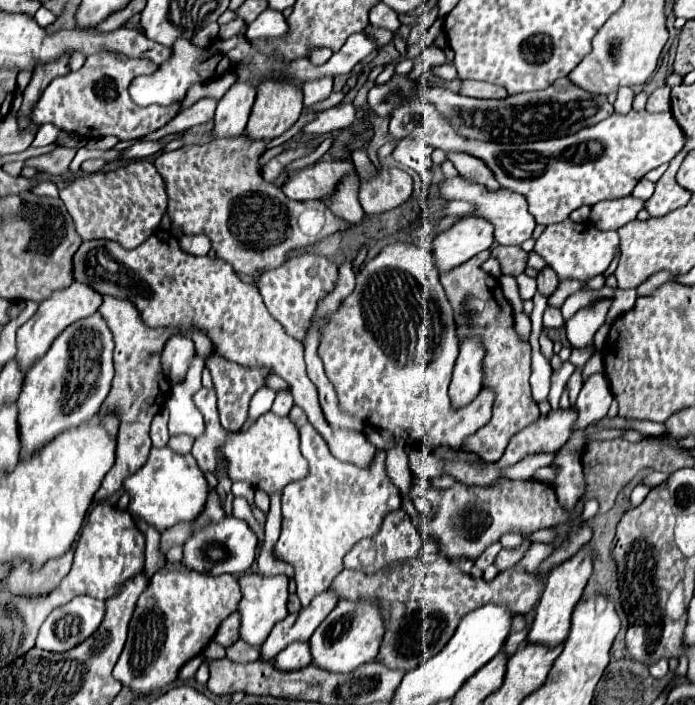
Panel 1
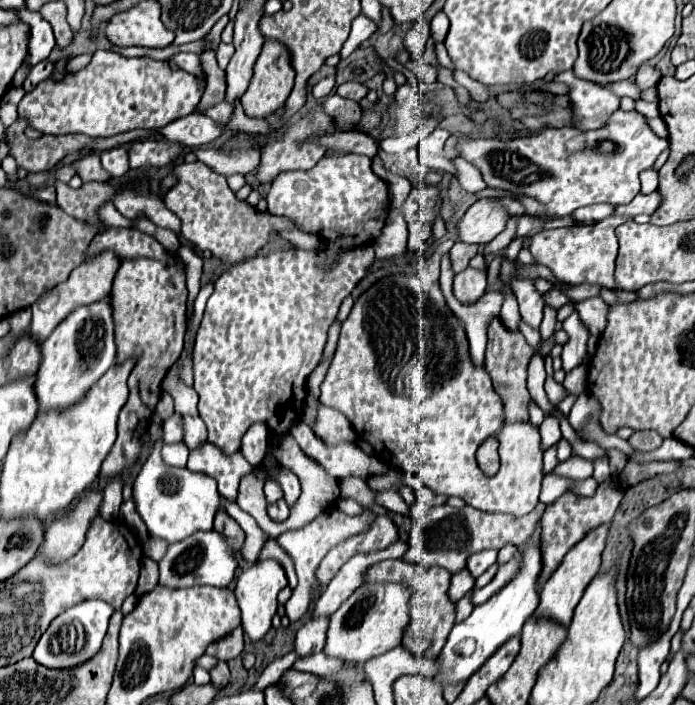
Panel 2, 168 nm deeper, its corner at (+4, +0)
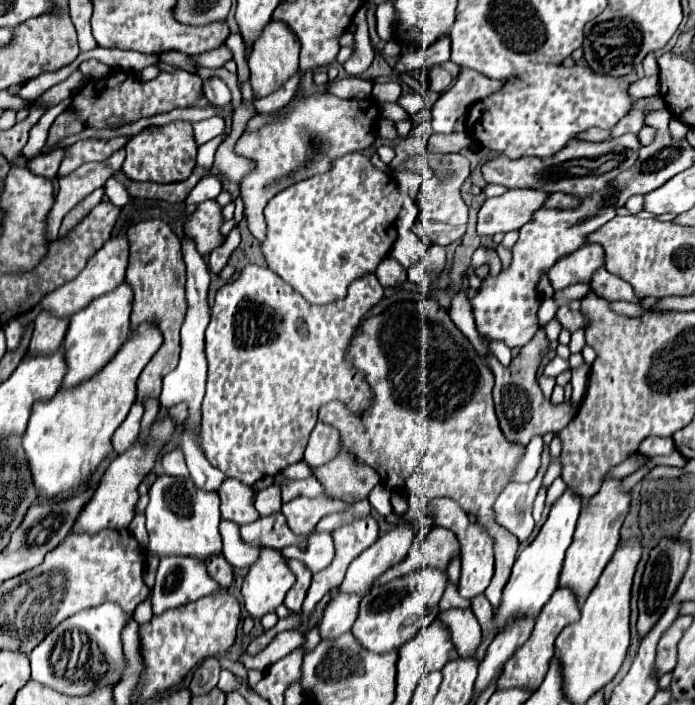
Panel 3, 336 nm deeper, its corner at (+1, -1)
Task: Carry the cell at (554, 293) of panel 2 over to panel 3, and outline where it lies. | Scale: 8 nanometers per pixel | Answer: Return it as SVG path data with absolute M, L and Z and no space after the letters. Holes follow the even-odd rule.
M571 302L571 304L561 306L559 312L557 312L557 320L569 332L575 332L575 330L581 330L581 328L589 326L589 318L583 318L579 302Z

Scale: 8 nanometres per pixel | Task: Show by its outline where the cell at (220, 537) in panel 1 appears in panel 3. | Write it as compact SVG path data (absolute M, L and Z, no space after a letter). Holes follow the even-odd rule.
M177 556L161 558L155 588L151 592L151 608L153 608L153 614L157 616L157 614L163 614L165 610L173 610L187 602L195 602L197 598L203 598L217 590L221 588L217 586L217 582L213 582L213 578L209 578L205 570L205 562L197 562L195 558L177 558Z

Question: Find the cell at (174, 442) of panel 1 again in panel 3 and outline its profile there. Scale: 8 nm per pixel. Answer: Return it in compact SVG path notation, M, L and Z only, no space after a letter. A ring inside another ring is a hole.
M175 448L171 452L165 452L163 458L161 458L161 464L163 464L165 474L169 474L169 476L181 476L181 478L189 476L187 466L185 466L185 458L183 458L179 448Z

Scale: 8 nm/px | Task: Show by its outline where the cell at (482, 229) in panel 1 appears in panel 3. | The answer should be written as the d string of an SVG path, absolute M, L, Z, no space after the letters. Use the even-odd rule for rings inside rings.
M507 190L503 196L487 198L479 210L477 234L493 236L499 232L519 230L533 220L533 214L543 208L549 194L541 190Z

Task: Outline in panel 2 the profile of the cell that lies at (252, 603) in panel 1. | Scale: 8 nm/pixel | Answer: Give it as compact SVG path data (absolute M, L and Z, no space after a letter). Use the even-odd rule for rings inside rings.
M266 559L266 561L258 561L256 565L252 565L248 571L242 571L236 579L236 601L242 609L242 627L244 633L250 637L250 641L260 641L270 625L272 625L272 617L276 615L276 607L278 607L278 593L288 585L286 573L282 569L280 563Z

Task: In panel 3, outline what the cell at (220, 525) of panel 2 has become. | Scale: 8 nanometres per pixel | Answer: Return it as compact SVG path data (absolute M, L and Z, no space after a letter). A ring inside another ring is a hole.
M223 554L211 556L205 564L207 564L207 570L209 570L209 576L211 576L221 588L229 588L231 580L233 580L233 568L231 568L231 564L225 562Z

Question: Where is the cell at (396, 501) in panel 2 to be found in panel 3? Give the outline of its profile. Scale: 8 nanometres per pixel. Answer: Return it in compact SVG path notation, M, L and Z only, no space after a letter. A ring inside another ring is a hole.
M377 484L377 486L373 488L373 492L369 494L369 504L371 504L381 516L387 516L387 514L391 514L389 496L391 496L391 492L389 492L387 488L383 488L381 484Z

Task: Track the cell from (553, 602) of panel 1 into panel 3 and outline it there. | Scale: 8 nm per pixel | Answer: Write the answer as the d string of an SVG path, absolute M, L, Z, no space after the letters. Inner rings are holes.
M605 478L601 490L581 510L581 518L577 520L573 544L567 550L565 564L561 570L561 582L559 582L561 586L571 588L581 604L585 602L585 598L597 584L603 568L607 566L607 562L611 560L611 556L619 544L619 530L629 512L629 504L631 504L631 492L621 486L621 480Z

